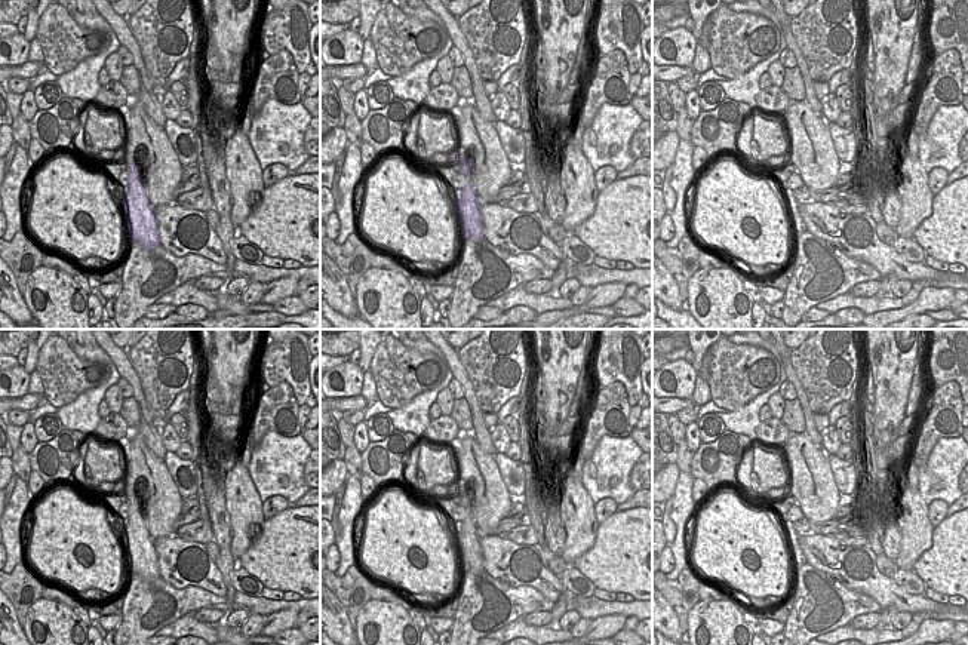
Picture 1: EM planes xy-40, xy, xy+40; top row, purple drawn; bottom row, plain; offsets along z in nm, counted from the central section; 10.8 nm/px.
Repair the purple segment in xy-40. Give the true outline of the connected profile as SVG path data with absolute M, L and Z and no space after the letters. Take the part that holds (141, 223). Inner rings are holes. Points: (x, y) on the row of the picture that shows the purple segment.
M136 145L123 147L123 162L127 172L127 187L123 190L123 206L129 242L141 245L145 249L154 249L160 245L157 221L135 165L135 162L139 160L135 148Z

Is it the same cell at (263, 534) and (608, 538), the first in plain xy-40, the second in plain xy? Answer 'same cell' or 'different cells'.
same cell

